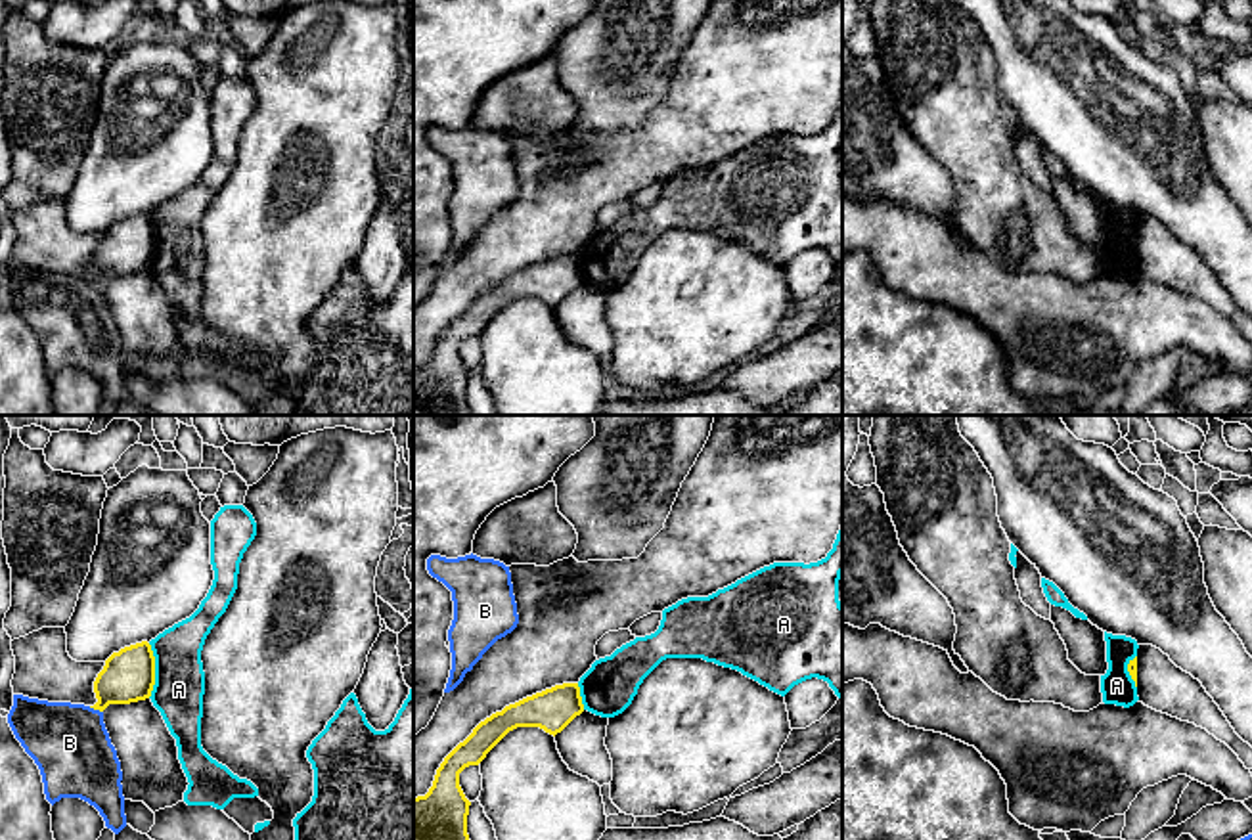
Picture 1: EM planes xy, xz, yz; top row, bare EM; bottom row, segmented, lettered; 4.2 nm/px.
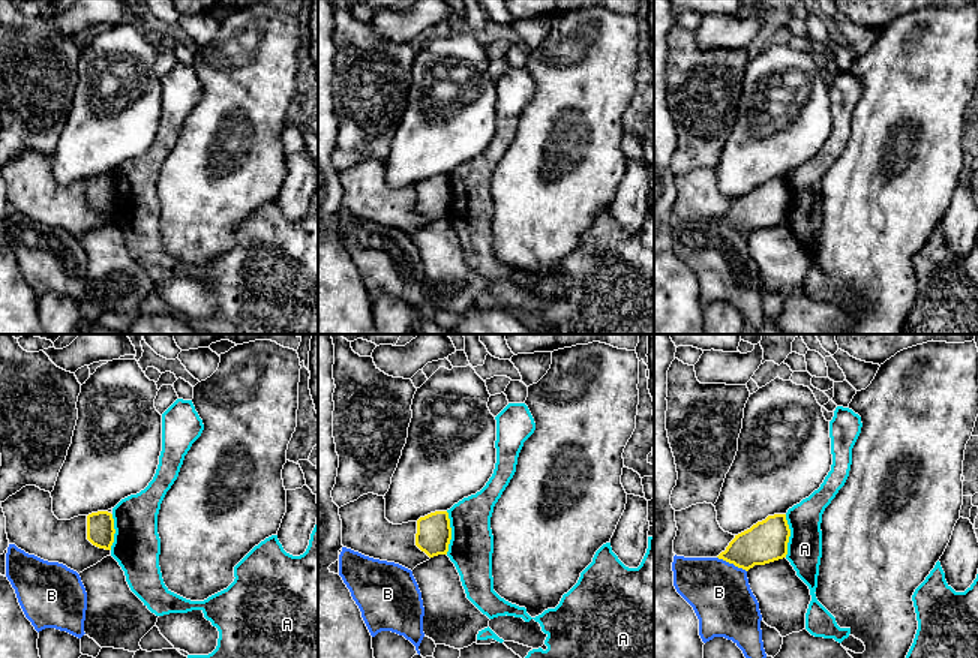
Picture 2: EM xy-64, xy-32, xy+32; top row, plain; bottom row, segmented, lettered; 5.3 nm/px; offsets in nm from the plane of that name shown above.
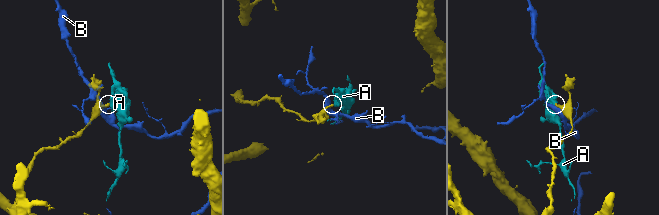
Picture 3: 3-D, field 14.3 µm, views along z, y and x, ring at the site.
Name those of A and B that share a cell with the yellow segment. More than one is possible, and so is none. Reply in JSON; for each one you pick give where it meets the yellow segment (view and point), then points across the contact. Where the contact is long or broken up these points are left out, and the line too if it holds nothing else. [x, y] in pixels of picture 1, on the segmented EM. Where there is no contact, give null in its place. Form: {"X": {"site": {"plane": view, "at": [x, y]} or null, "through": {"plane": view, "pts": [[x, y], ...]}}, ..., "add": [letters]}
{"add": []}

